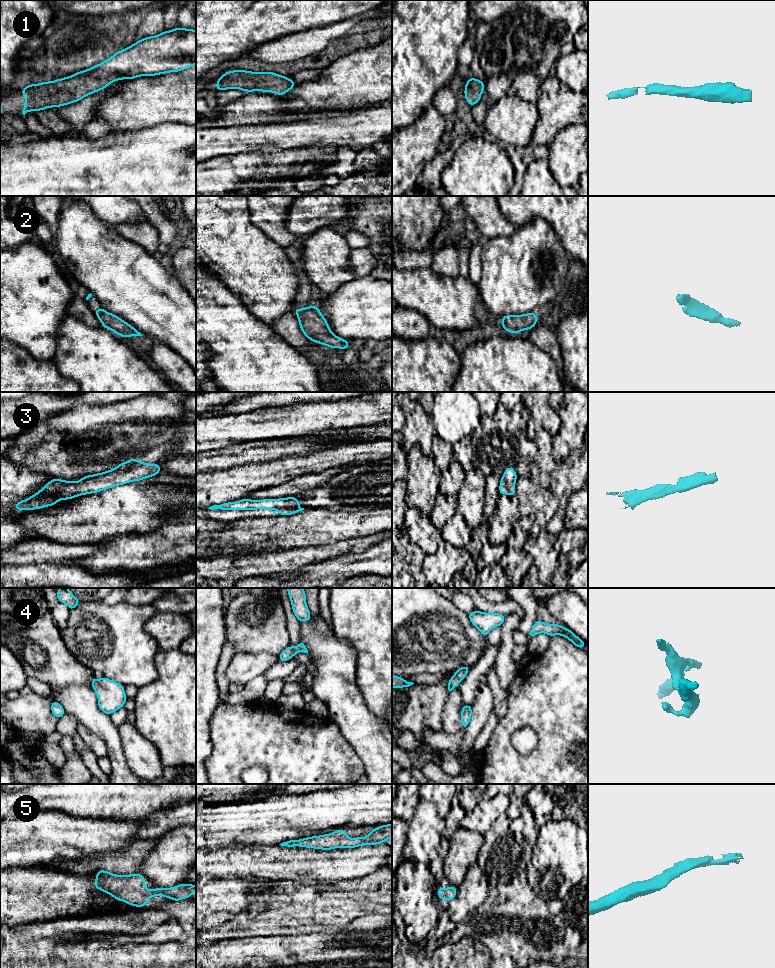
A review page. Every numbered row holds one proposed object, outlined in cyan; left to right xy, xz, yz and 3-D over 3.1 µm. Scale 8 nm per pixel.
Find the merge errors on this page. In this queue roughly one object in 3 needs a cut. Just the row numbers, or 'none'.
none

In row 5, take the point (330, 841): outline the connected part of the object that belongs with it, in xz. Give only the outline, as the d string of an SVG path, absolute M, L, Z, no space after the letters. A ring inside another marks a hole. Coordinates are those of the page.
M392 824L379 825L378 829L373 828L366 837L348 838L345 830L336 830L330 834L312 836L300 840L288 840L280 845L331 850L339 847L355 848L364 845L377 845L384 843L389 838L392 838Z

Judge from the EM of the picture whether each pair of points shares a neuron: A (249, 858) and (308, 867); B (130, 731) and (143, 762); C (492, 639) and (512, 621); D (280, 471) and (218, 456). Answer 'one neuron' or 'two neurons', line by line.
A: one neuron
B: one neuron
C: two neurons
D: two neurons

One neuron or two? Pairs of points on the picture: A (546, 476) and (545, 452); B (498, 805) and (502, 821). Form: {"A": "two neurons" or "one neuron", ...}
{"A": "one neuron", "B": "two neurons"}

